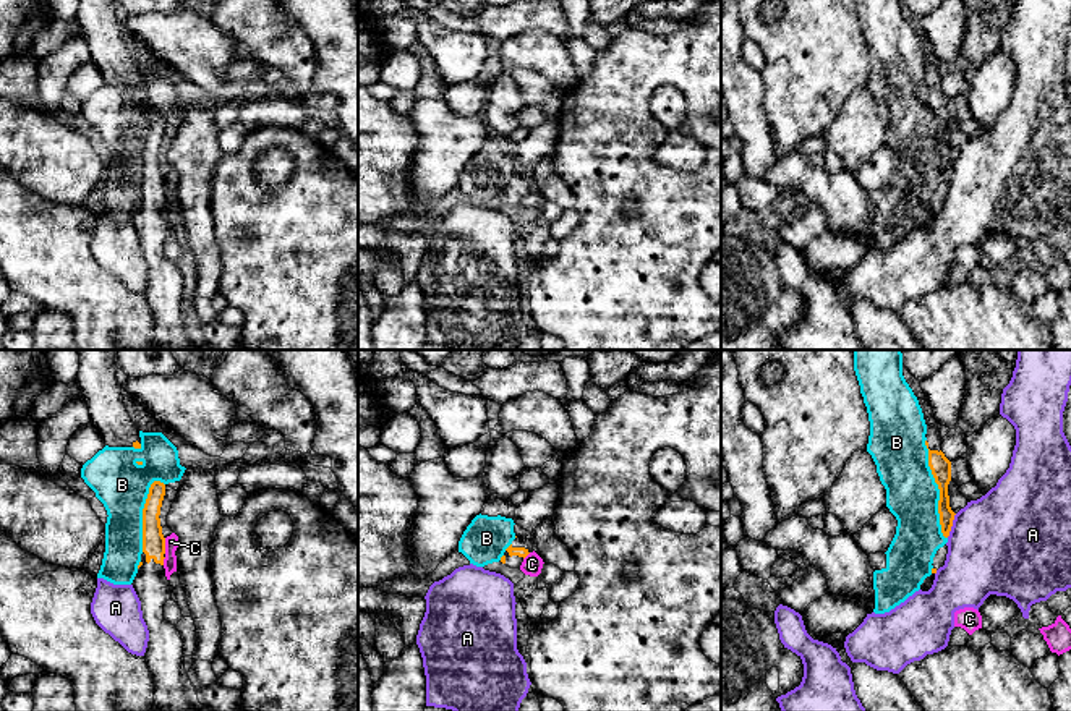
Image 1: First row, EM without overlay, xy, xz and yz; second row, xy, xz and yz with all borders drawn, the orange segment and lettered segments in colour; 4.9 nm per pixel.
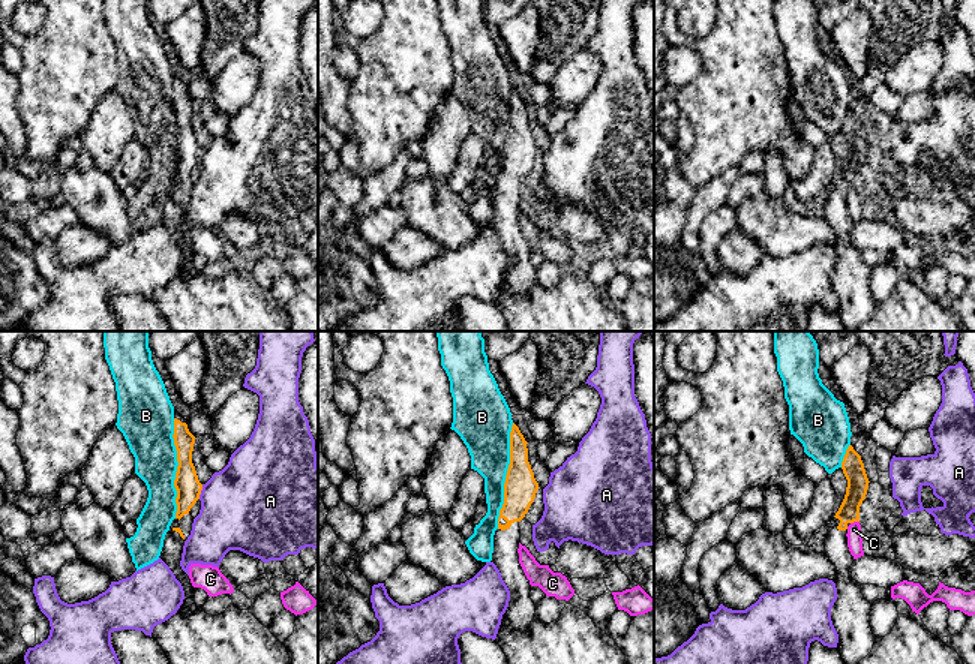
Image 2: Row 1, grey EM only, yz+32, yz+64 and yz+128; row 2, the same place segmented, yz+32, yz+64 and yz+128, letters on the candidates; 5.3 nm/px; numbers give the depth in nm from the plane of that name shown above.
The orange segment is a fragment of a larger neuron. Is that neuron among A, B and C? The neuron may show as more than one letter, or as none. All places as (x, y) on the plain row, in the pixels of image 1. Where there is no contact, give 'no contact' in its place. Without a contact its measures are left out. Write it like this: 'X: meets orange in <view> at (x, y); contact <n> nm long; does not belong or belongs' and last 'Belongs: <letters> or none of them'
A: meets orange in yz at (951, 162); contact 130 nm long; does not belong
B: meets orange in yz at (938, 125); contact 500 nm long; does not belong
C: meets orange in xy at (164, 183); contact 80 nm long; does not belong
Belongs: none of them

